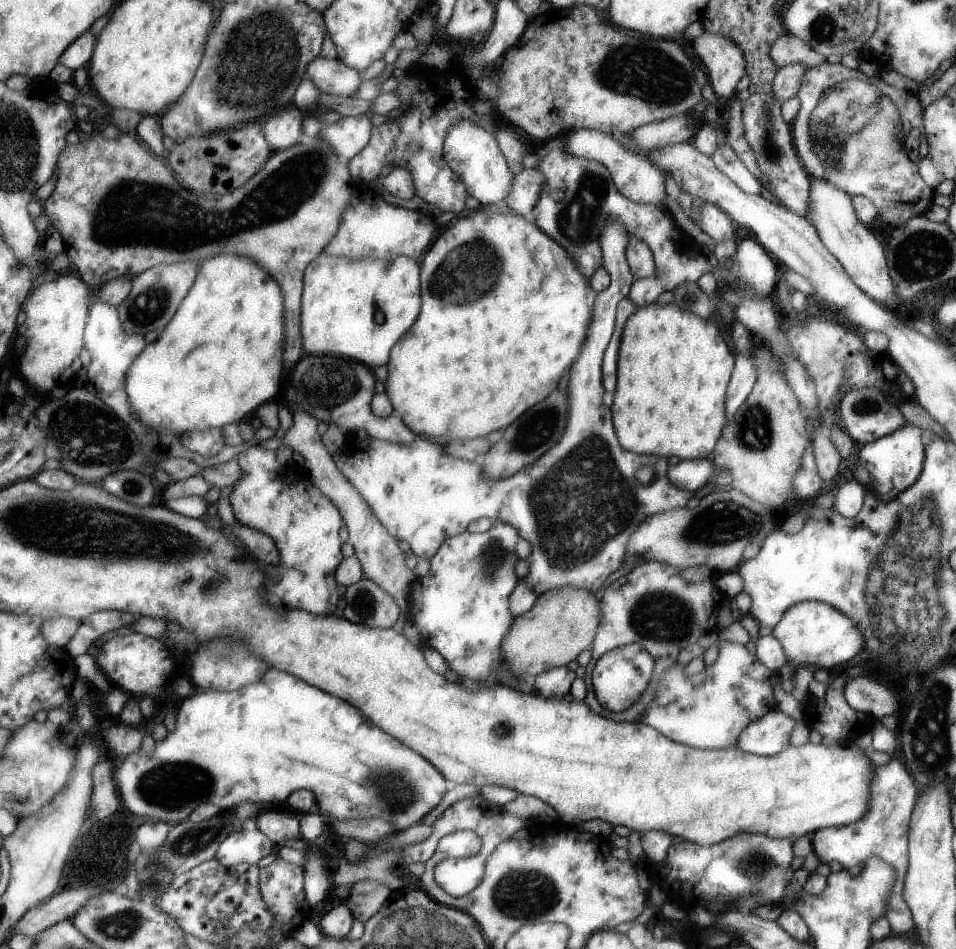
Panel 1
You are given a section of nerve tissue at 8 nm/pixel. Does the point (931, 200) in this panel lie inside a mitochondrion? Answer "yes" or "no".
no

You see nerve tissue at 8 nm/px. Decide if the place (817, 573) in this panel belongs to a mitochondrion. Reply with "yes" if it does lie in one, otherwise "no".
no

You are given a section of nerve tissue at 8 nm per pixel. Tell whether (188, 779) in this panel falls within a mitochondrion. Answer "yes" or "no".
yes

